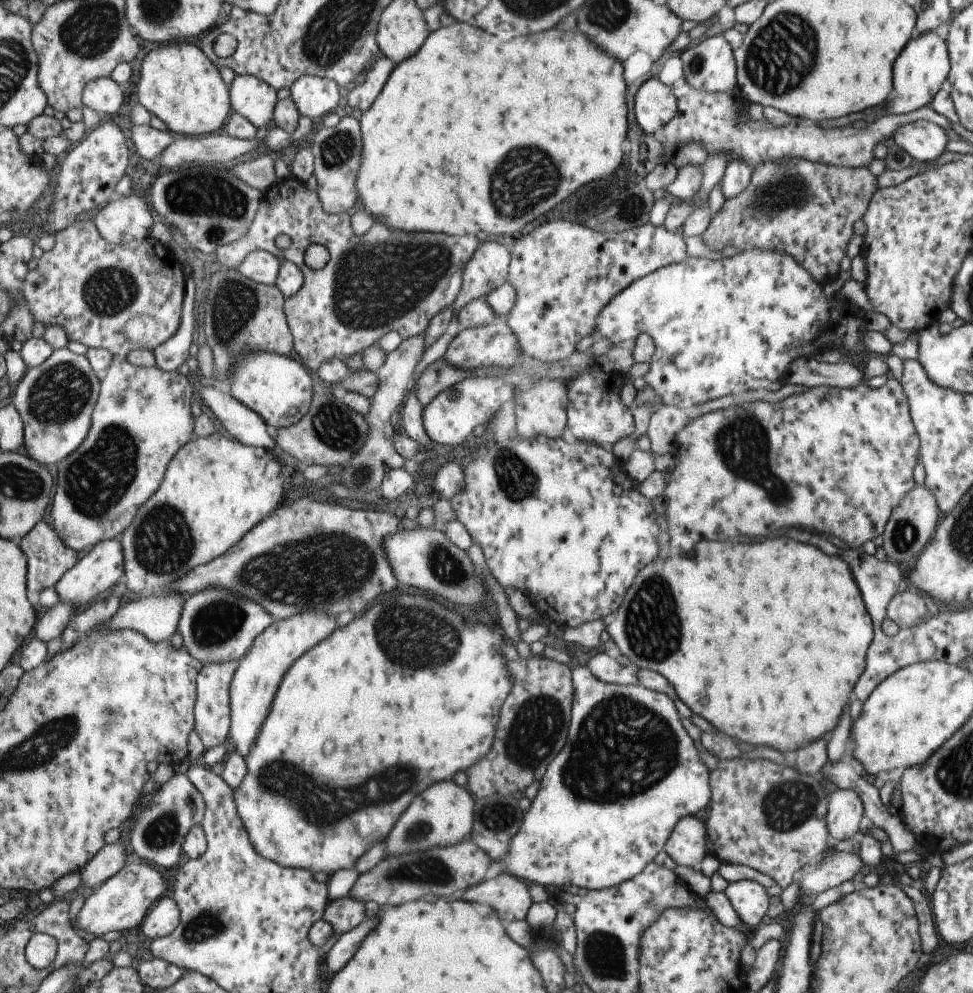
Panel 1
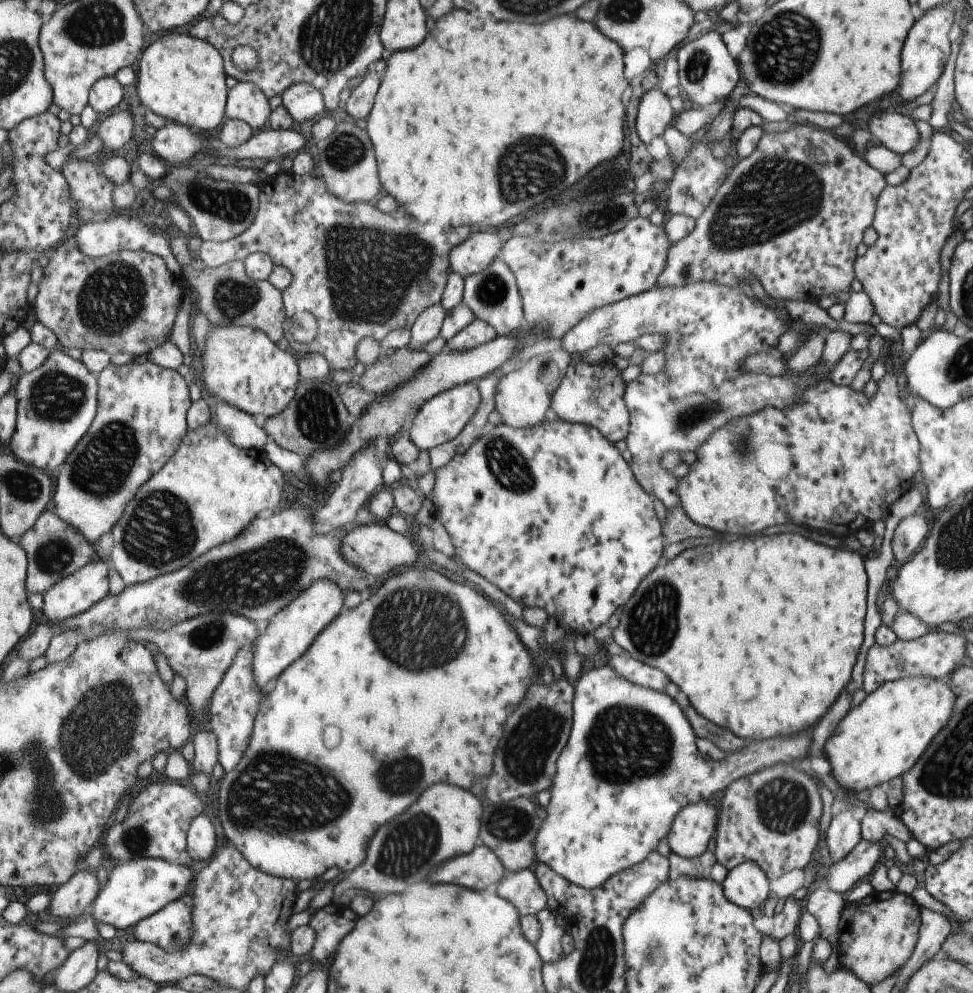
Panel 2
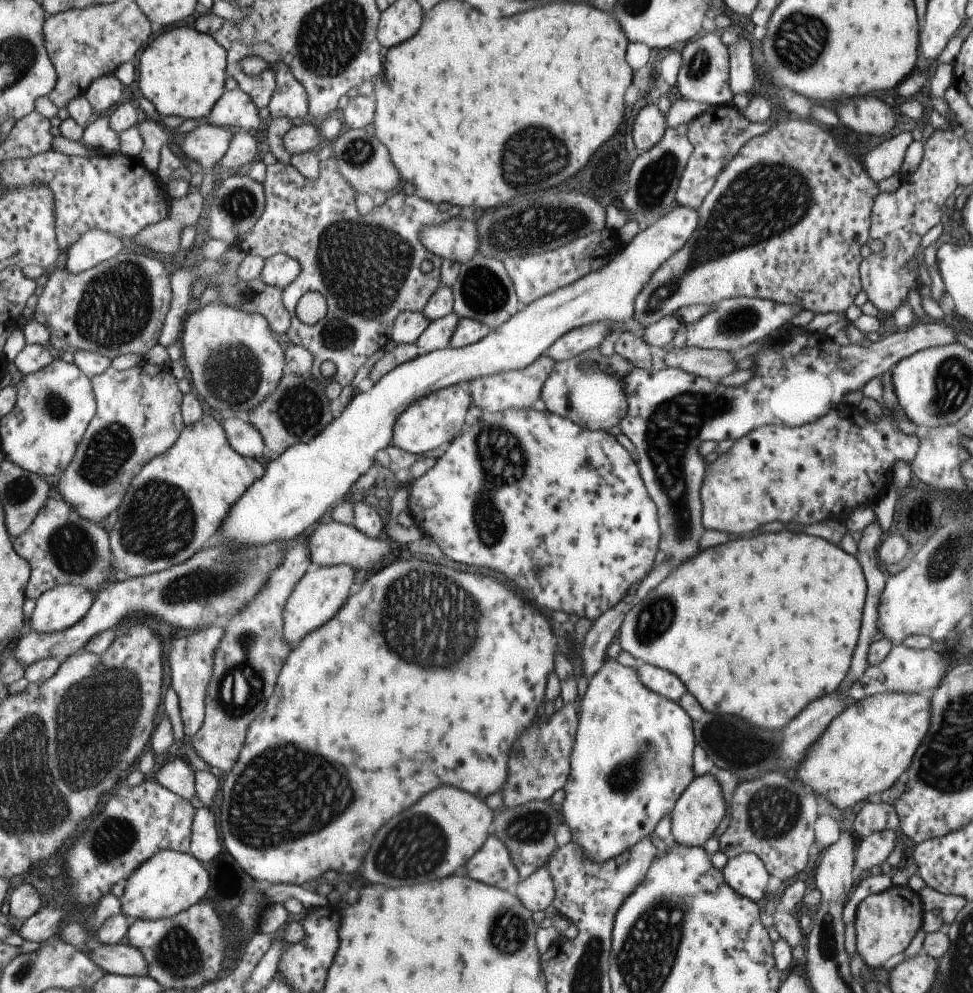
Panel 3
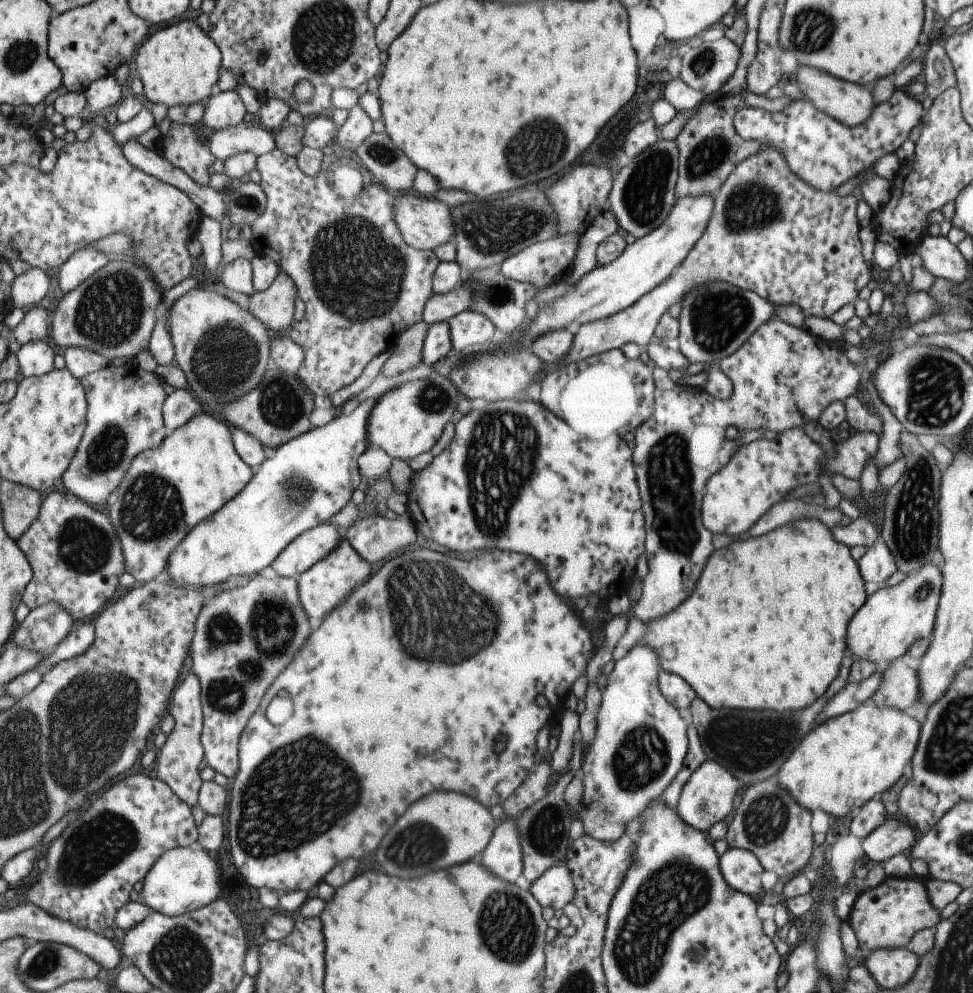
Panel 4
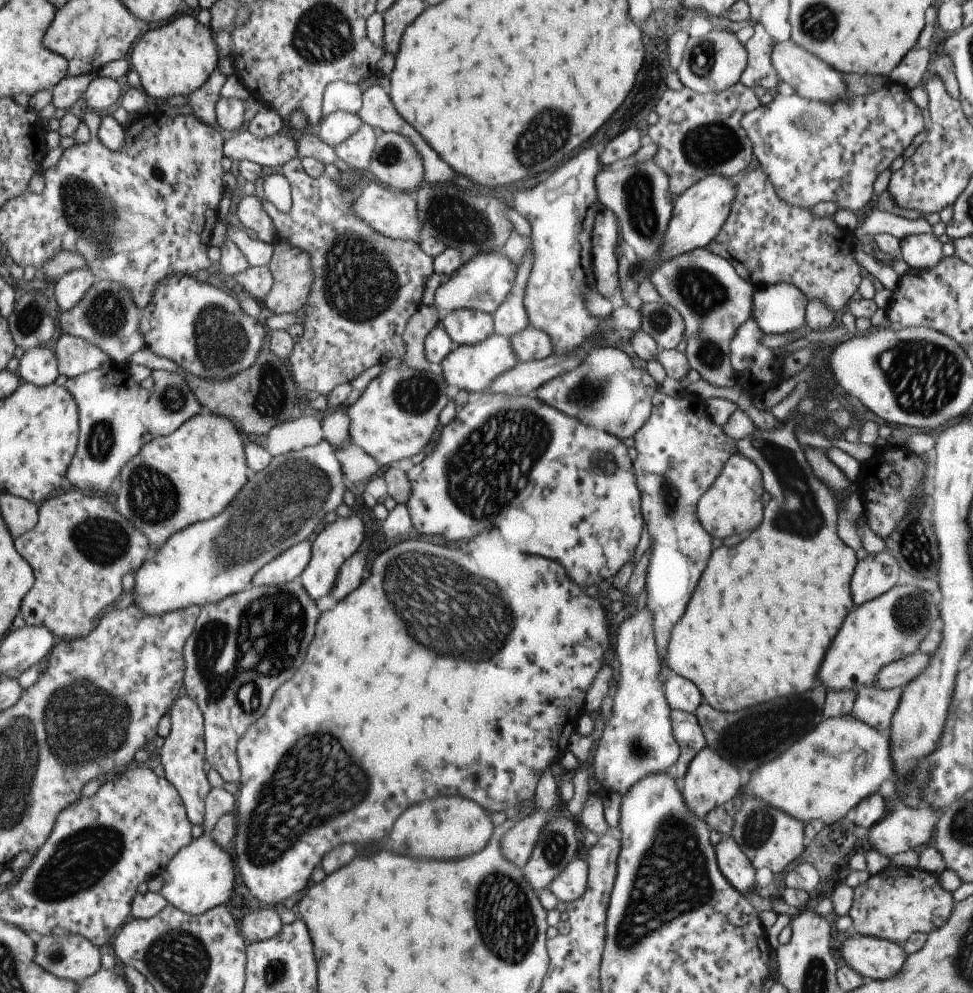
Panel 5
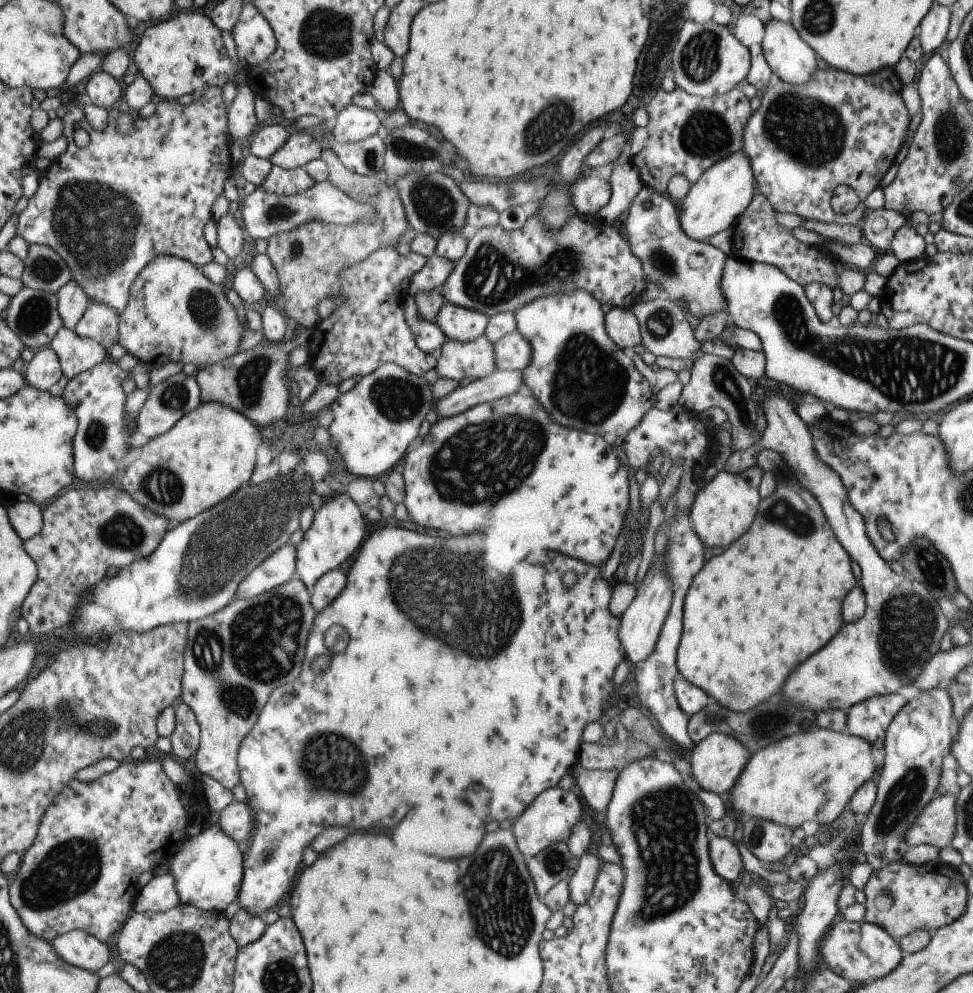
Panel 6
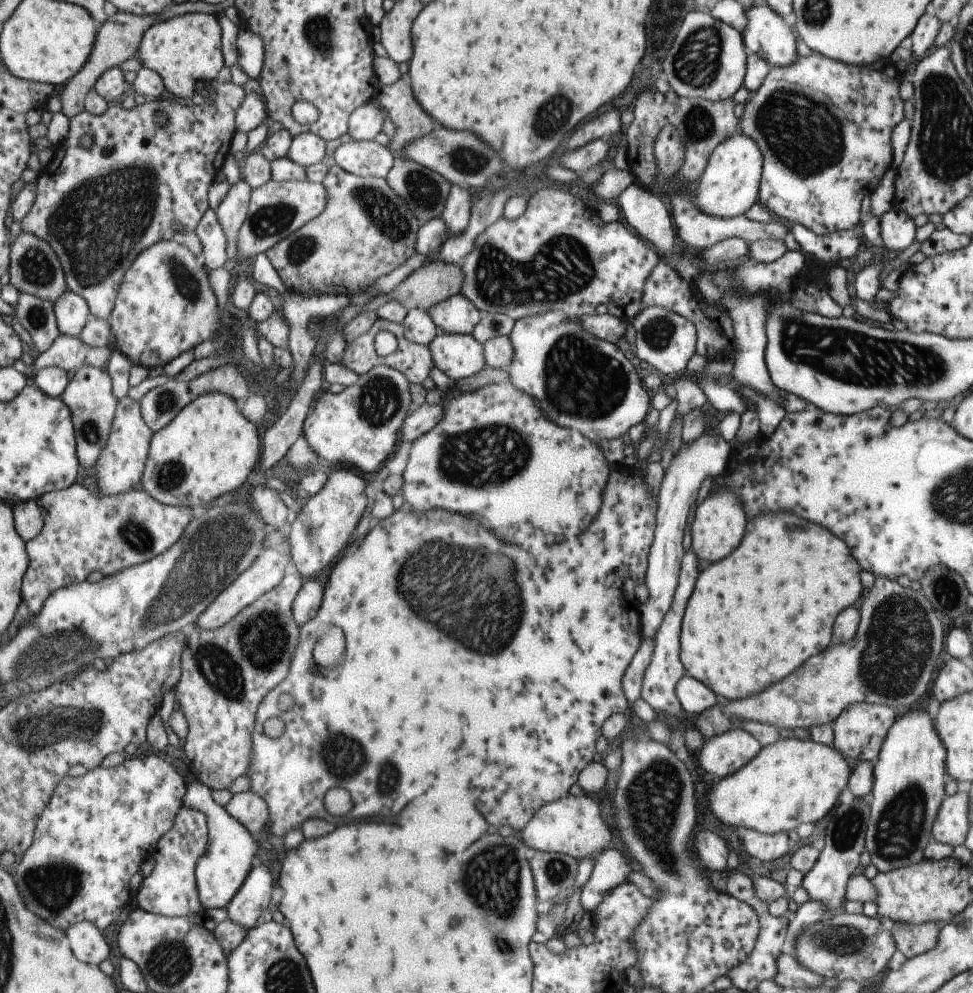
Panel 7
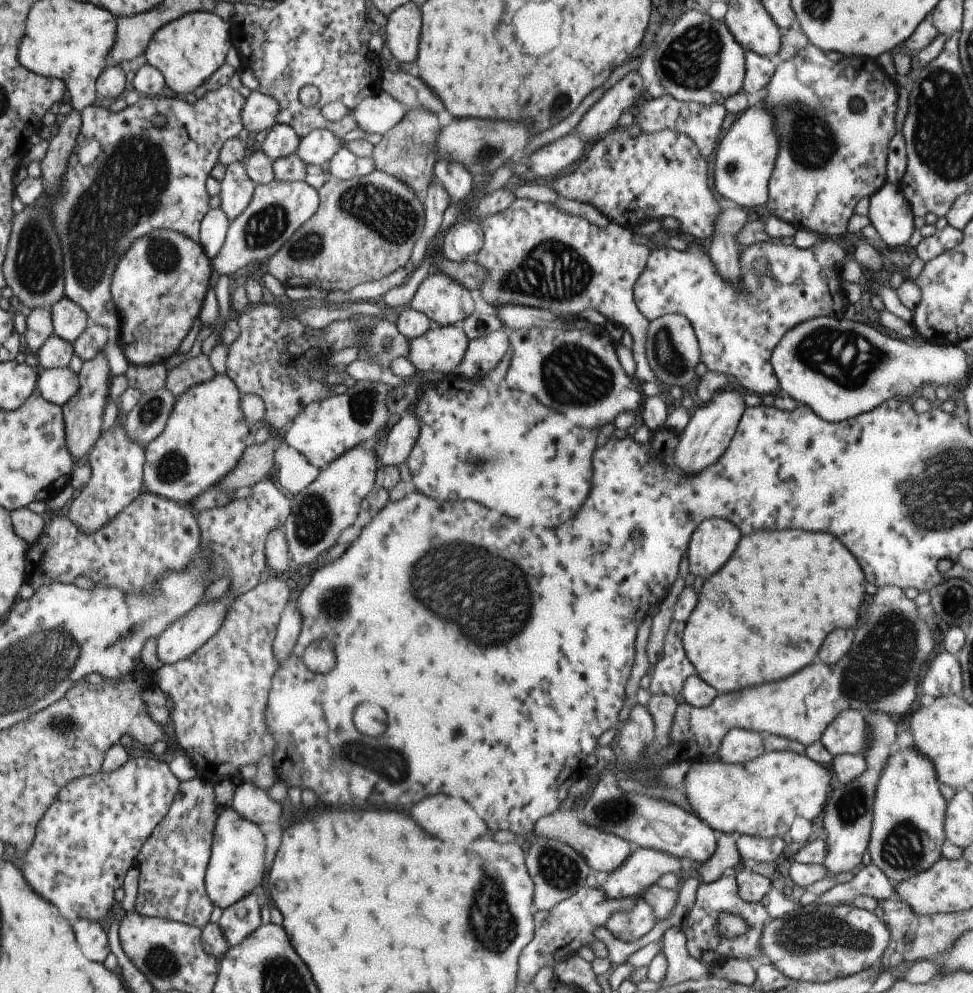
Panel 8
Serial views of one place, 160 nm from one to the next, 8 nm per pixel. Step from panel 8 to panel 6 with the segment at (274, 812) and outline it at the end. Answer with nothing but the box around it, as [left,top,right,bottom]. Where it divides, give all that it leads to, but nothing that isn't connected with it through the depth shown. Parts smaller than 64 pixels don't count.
[217,801,252,856]

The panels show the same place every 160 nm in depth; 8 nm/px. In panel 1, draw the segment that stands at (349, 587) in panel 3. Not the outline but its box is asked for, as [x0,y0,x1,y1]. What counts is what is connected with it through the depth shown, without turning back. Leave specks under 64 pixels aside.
[226,612,335,758]

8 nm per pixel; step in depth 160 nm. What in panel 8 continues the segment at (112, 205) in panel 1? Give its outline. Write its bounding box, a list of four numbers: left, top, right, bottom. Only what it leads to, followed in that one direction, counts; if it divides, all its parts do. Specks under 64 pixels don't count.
[51,296,91,343]

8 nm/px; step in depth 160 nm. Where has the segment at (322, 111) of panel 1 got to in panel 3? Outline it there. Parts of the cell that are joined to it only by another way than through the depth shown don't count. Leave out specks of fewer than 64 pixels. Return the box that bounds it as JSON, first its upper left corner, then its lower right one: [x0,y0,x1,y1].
[266,62,308,119]

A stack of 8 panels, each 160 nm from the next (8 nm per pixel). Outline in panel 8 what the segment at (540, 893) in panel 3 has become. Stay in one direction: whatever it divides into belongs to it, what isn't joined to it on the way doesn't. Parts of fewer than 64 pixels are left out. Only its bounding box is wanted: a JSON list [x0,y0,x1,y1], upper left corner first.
[598,847,682,899]

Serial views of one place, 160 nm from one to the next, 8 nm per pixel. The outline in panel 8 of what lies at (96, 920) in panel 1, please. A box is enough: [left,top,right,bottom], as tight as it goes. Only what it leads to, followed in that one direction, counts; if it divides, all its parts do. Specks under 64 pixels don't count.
[204,809,265,910]

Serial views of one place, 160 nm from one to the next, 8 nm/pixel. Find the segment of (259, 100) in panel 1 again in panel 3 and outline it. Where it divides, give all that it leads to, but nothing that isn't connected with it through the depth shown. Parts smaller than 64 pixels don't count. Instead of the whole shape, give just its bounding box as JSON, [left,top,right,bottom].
[175,90,261,134]

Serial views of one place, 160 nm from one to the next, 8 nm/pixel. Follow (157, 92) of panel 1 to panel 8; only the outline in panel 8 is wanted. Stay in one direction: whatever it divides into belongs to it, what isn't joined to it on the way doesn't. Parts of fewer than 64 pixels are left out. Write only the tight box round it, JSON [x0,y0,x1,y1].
[144,11,232,94]

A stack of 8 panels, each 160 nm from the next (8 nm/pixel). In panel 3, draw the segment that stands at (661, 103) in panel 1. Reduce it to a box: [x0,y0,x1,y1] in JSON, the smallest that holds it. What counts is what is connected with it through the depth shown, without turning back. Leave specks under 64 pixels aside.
[631,102,664,151]

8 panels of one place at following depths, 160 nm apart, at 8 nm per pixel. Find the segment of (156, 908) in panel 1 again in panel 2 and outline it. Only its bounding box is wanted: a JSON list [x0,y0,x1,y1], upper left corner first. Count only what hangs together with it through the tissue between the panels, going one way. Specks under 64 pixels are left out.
[136,901,192,953]

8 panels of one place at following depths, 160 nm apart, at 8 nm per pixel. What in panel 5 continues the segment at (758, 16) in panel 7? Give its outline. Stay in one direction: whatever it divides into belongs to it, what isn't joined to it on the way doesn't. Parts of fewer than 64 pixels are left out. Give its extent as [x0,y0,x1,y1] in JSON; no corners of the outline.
[770,38,847,103]

